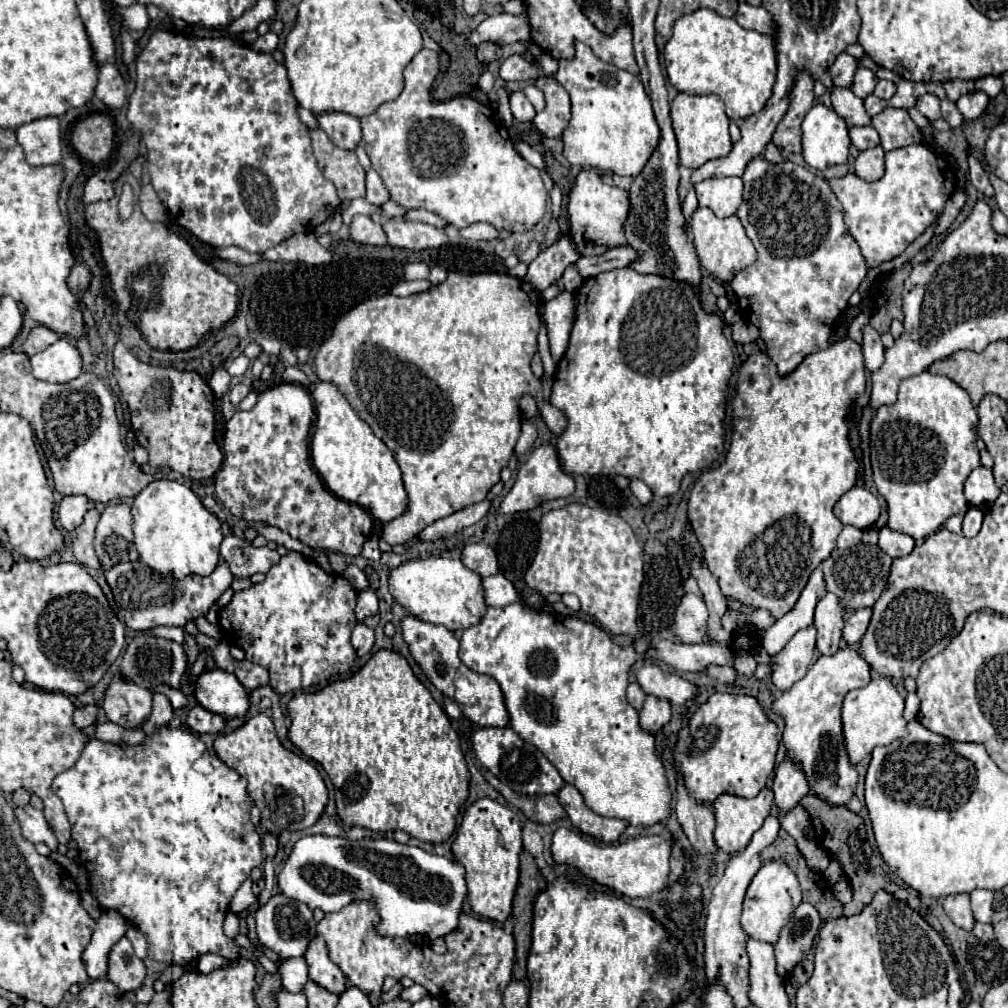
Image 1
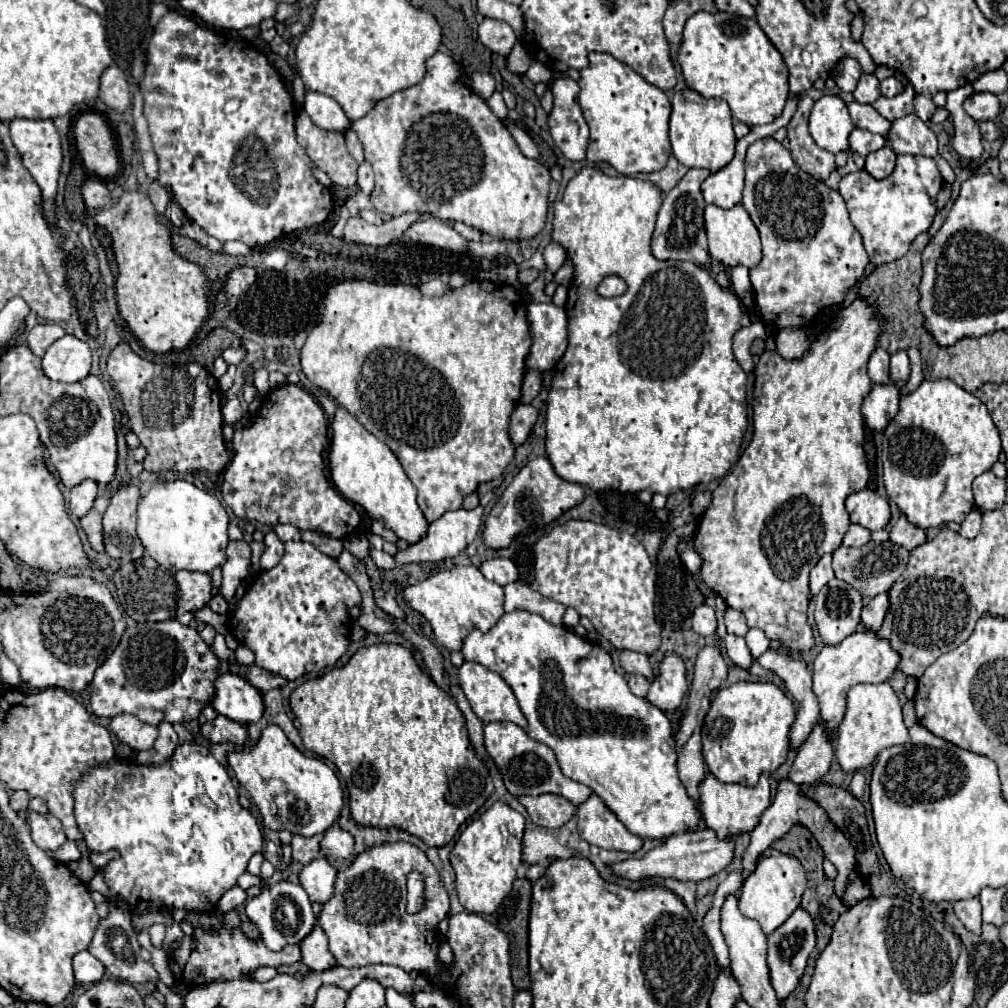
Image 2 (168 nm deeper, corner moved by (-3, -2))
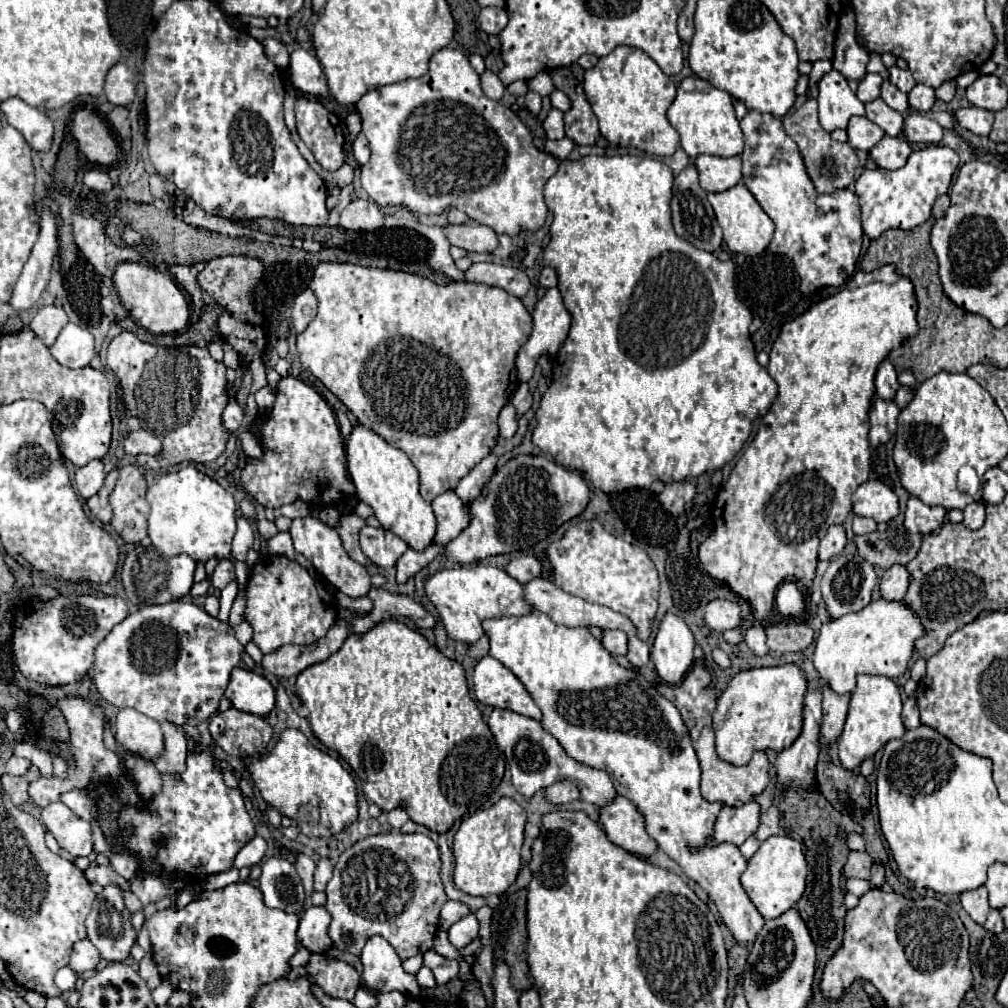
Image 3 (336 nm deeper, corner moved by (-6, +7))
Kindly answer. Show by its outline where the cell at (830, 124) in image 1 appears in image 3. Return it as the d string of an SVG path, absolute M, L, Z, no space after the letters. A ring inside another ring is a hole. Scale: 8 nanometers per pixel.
M832 69L818 81L820 125L826 133L846 129L850 117L854 115L864 115L864 103L850 89L848 81Z

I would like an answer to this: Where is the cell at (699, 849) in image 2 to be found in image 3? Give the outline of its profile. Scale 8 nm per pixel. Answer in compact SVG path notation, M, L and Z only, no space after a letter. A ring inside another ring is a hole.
M750 801L738 809L724 805L718 813L708 845L716 847L720 843L732 843L740 847L750 835L754 835L758 823L760 823L760 807L756 801Z

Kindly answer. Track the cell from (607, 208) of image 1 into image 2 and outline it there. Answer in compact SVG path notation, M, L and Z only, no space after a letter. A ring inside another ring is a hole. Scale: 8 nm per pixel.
M583 168L577 172L561 200L553 202L553 232L551 238L559 246L565 248L567 260L573 264L573 280L567 294L567 324L569 324L569 346L563 358L553 368L551 376L551 392L547 398L547 438L545 450L553 470L567 482L575 482L587 486L591 490L619 490L619 492L641 492L649 490L651 494L677 494L681 490L689 490L697 484L709 484L725 476L725 472L737 462L741 442L747 430L747 374L735 360L731 340L733 334L741 328L741 302L731 292L721 288L705 268L693 262L677 262L677 260L657 260L651 254L651 240L655 230L655 220L659 206L663 202L663 192L657 184L631 178L631 176L607 176L597 168ZM617 274L625 280L627 292L615 298L603 298L597 294L597 286L605 276Z

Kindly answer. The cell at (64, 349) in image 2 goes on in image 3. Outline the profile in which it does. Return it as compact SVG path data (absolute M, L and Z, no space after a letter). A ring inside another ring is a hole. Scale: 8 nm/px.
M68 323L60 331L56 343L50 347L50 353L60 365L70 369L82 369L90 365L94 357L94 337L88 329Z

